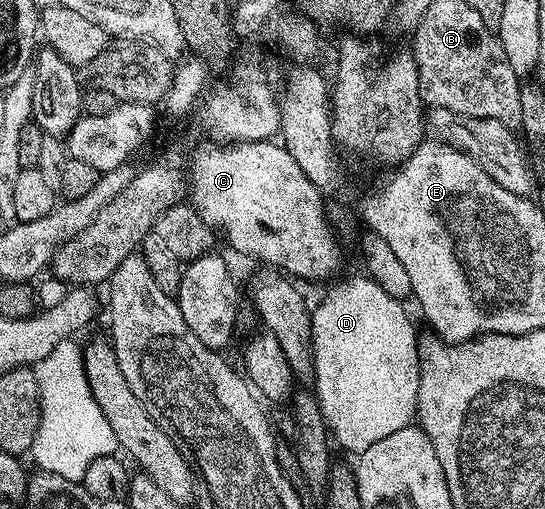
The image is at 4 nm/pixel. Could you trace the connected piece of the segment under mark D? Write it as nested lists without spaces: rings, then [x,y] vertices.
[[[369,276],[354,277],[343,289],[334,289],[311,312],[311,349],[314,357],[313,392],[326,420],[326,428],[342,449],[360,455],[387,435],[405,429],[415,420],[420,391],[418,338],[414,325],[399,298],[388,295]]]

